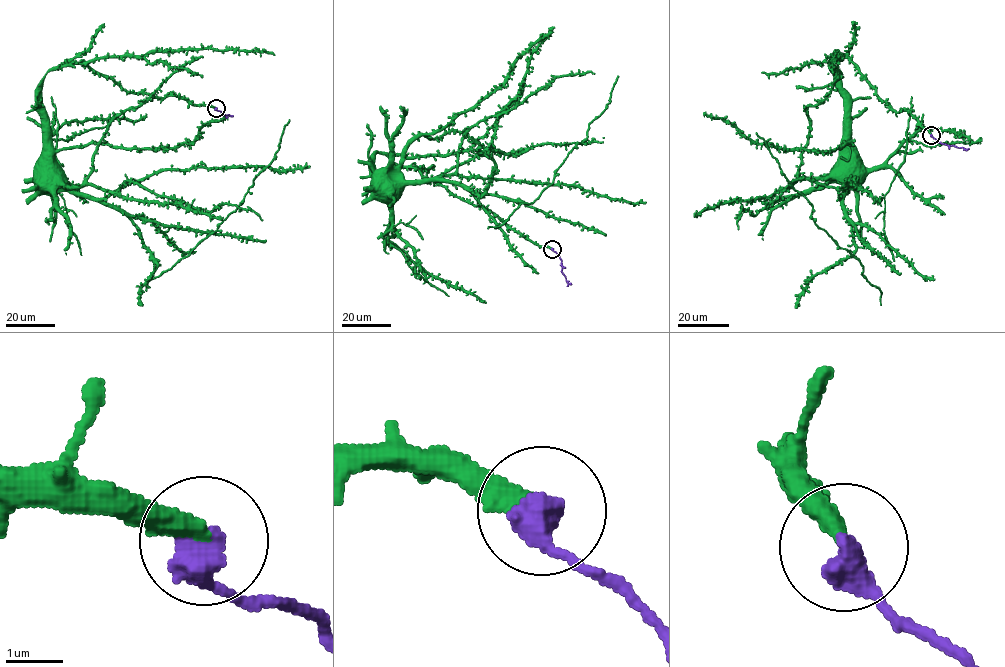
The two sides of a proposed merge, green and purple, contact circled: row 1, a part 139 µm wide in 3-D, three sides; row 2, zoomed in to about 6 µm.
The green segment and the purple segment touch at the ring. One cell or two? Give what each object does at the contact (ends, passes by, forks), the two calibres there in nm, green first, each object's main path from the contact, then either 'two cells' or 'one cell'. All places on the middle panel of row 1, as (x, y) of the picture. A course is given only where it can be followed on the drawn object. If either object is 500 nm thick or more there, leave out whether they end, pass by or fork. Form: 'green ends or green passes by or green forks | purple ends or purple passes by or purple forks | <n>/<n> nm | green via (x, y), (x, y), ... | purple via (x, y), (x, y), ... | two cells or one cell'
360/600 nm | green via (552, 248), (534, 244), (490, 210), (379, 153), (374, 164), (377, 186), (382, 184) | purple via (552, 248), (562, 260), (561, 272), (567, 286) | two cells

